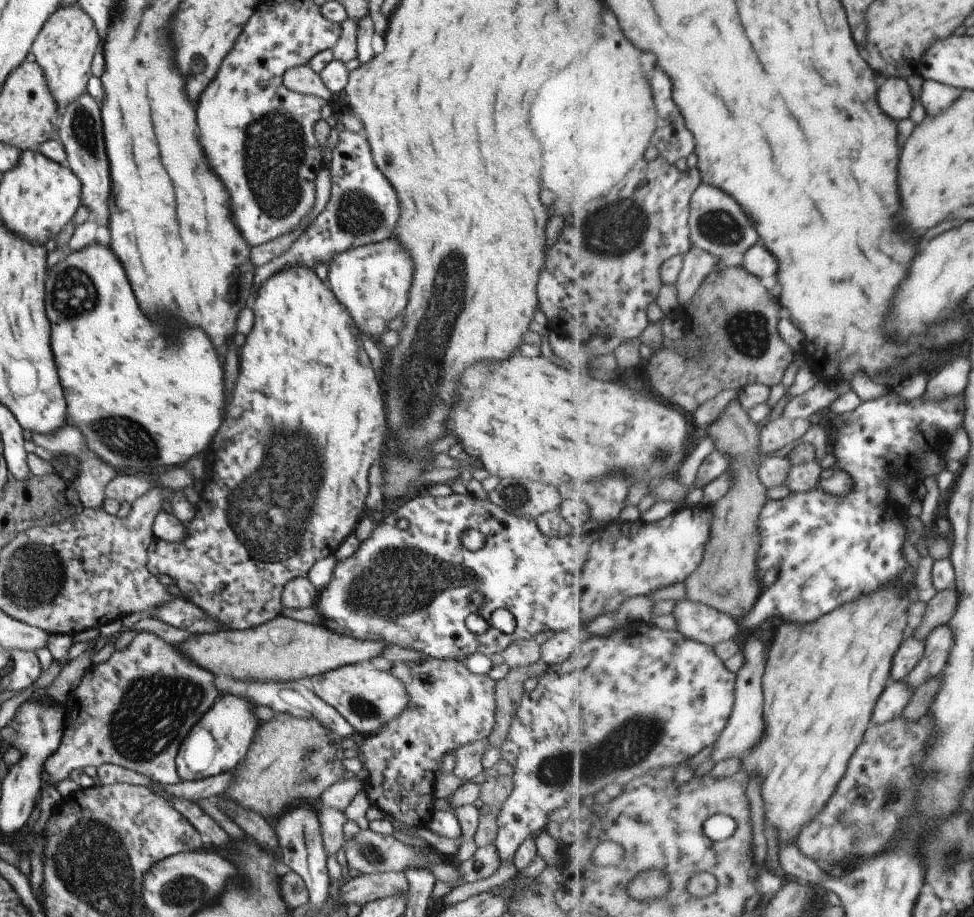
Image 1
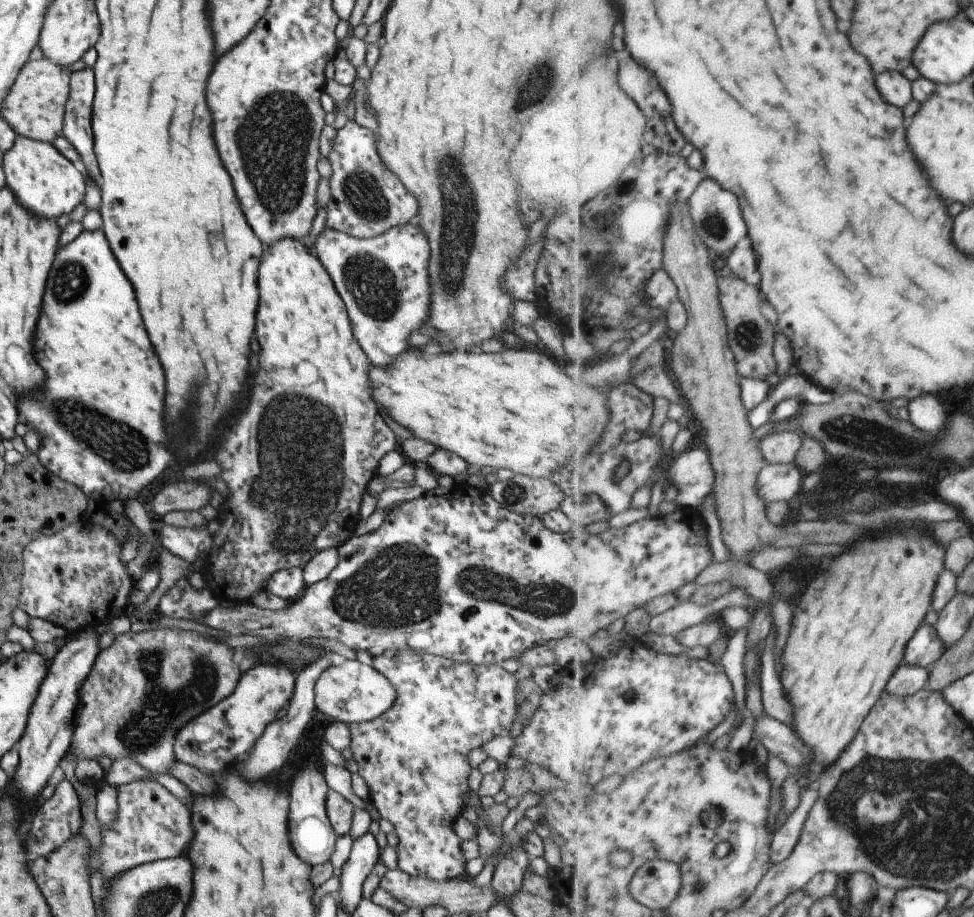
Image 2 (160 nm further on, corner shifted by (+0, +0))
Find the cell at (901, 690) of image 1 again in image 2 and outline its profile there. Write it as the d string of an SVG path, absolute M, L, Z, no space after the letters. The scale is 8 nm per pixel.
M904 664L896 671L896 675L889 680L887 694L893 698L907 698L928 687L930 670L923 666L909 666Z

